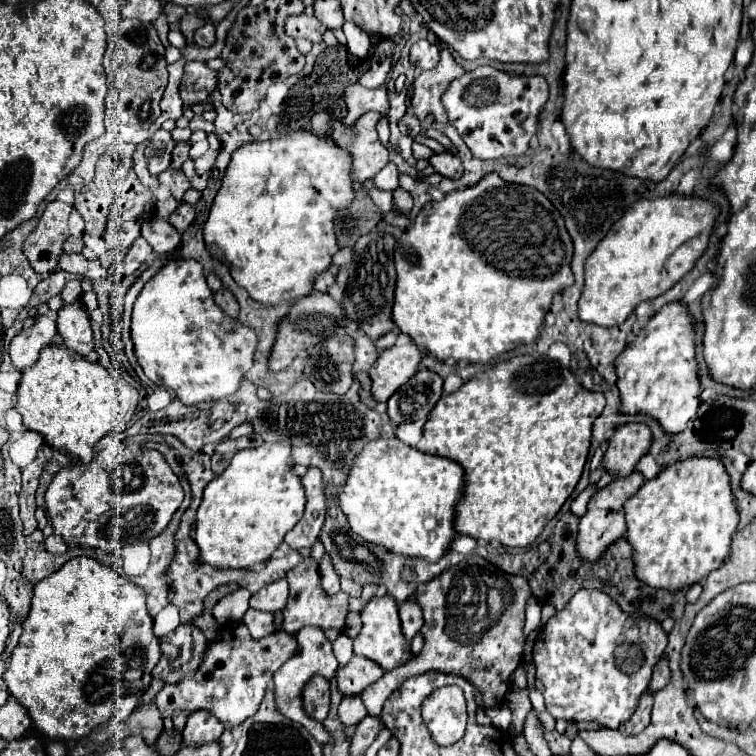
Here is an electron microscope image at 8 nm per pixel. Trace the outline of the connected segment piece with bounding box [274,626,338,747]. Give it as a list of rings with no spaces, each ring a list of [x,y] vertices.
[[[303,627],[296,636],[297,649],[296,653],[274,673],[274,695],[276,695],[276,705],[278,705],[278,711],[284,713],[286,717],[290,717],[292,721],[298,721],[302,725],[306,725],[306,729],[312,733],[312,737],[322,745],[322,747],[332,747],[334,745],[334,735],[318,721],[310,719],[304,709],[302,709],[302,701],[300,701],[300,695],[302,695],[302,687],[308,683],[308,679],[312,675],[322,675],[326,679],[332,679],[336,669],[338,669],[338,661],[334,657],[334,651],[332,651],[332,643],[326,639],[326,635],[318,629],[318,627]]]

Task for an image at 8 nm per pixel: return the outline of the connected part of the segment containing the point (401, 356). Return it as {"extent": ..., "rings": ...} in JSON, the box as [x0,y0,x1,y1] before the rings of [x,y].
{"extent":[368,345,422,401],"rings":[[[394,345],[382,351],[368,375],[372,379],[372,395],[376,401],[388,401],[394,389],[402,387],[420,367],[422,351],[418,345]]]}

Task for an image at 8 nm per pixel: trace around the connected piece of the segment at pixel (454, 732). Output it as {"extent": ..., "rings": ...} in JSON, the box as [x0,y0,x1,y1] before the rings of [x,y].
{"extent":[422,687,466,747],"rings":[[[440,687],[422,703],[422,719],[434,743],[446,747],[462,739],[466,729],[466,703],[460,687]]]}

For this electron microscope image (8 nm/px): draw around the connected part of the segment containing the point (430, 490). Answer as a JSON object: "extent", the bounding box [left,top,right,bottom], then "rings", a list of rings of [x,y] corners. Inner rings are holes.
{"extent":[340,439,464,563],"rings":[[[400,439],[390,441],[372,441],[356,457],[350,477],[346,479],[344,489],[340,491],[340,505],[346,513],[350,527],[364,541],[386,547],[390,553],[422,559],[426,563],[436,563],[450,549],[452,541],[458,537],[454,529],[456,505],[464,491],[464,469],[438,455],[426,455],[416,447],[404,445]]]}

